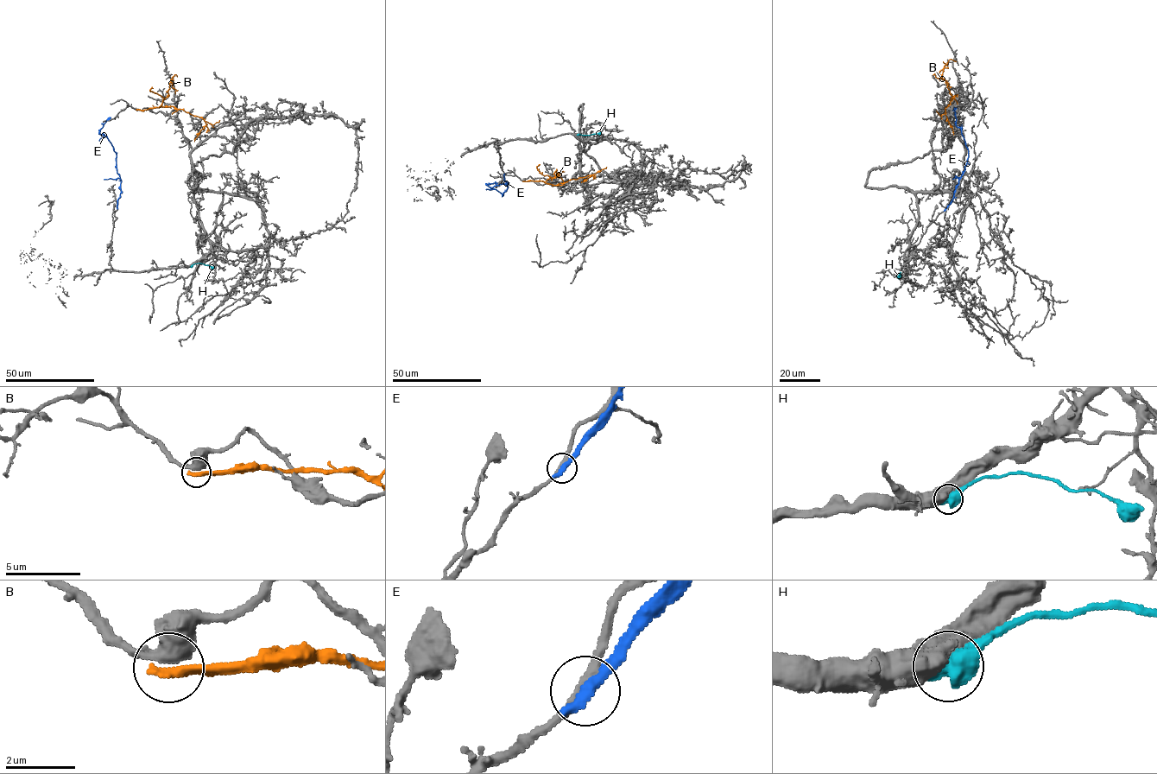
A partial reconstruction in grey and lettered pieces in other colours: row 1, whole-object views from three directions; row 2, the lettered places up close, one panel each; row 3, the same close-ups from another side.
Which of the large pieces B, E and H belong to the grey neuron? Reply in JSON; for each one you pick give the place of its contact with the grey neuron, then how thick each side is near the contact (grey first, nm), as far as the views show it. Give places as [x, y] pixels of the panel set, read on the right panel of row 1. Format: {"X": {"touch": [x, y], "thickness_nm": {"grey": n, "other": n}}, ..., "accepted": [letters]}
{"accepted": []}

